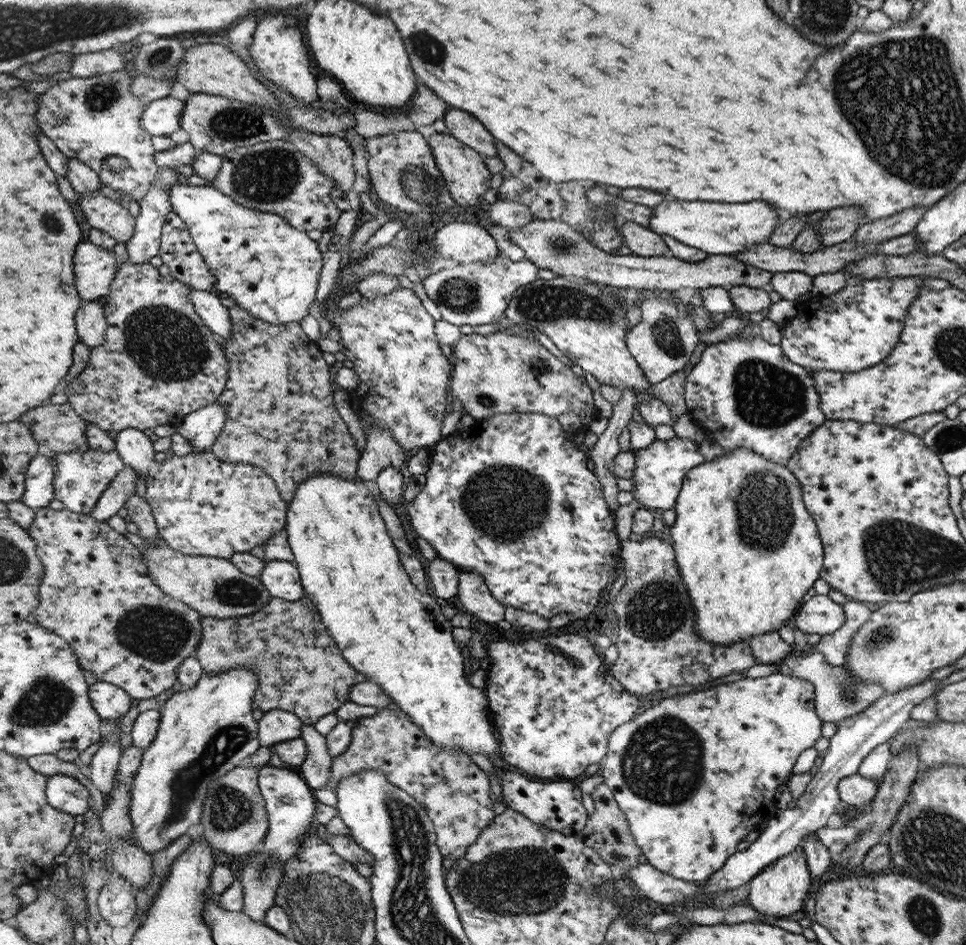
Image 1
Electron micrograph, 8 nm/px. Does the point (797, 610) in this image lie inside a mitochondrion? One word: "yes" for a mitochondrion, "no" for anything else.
no

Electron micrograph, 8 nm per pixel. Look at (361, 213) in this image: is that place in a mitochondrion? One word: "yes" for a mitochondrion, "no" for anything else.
no

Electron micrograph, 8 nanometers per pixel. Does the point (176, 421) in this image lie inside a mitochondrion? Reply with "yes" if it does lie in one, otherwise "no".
no

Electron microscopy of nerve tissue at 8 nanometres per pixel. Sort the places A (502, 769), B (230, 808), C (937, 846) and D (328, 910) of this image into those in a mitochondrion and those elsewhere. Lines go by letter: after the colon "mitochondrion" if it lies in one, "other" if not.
A: other
B: mitochondrion
C: mitochondrion
D: mitochondrion

